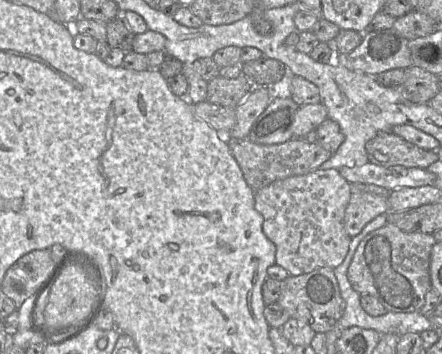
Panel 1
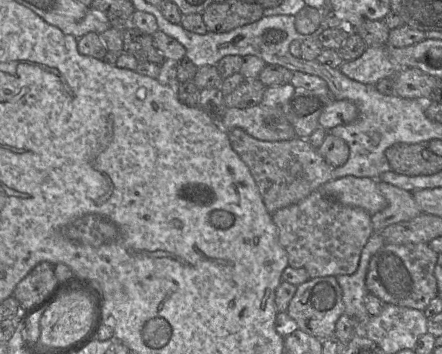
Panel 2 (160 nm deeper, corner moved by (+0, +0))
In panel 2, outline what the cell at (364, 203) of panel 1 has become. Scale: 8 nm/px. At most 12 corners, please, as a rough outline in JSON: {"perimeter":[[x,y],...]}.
{"perimeter":[[381,181],[387,206],[371,215],[375,232],[422,213],[411,192]]}

